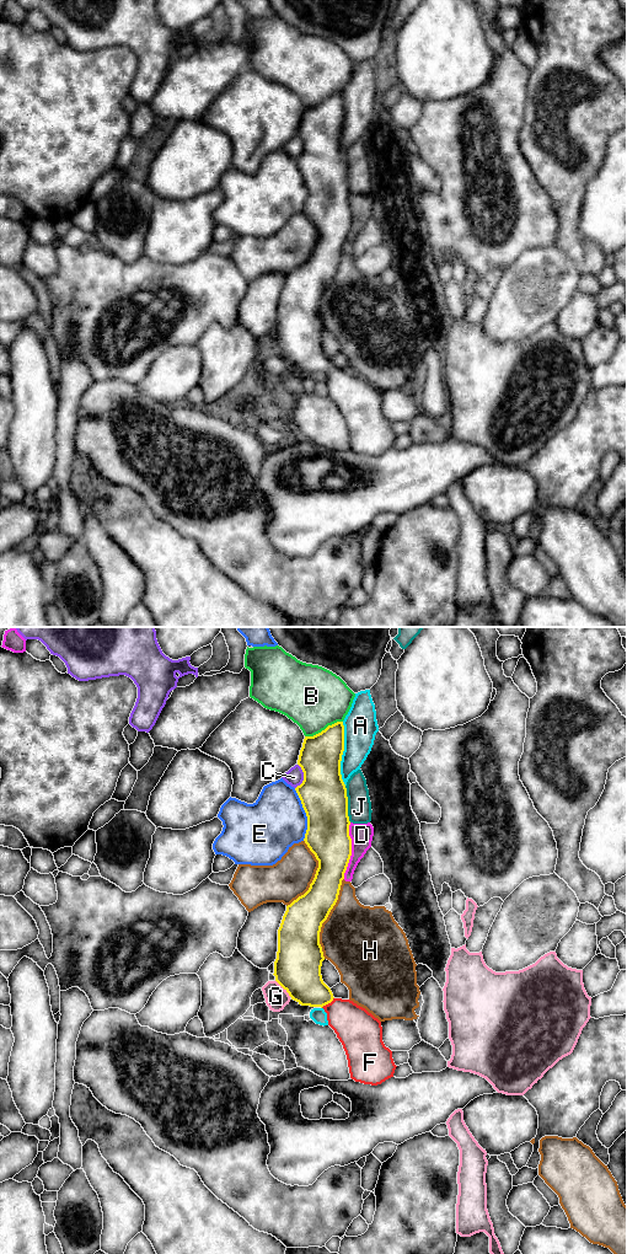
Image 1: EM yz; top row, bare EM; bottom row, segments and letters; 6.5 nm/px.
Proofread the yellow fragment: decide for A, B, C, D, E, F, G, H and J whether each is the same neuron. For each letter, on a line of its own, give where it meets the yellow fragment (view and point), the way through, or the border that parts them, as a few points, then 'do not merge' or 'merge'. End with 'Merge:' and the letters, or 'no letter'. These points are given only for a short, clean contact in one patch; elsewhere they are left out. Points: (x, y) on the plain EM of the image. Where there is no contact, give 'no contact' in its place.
A: yz (342, 124) | do not merge
B: yz (325, 100) | do not merge
C: yz (304, 146) | along yz (298, 134), (303, 143), (303, 151), (295, 159) | do not merge
D: yz (350, 221) | along yz (350, 193), (350, 229), (343, 248) | do not merge
E: yz (306, 185) | do not merge
F: yz (327, 374) | across yz (300, 347), (327, 374), (335, 378), (355, 398) | merge
G: yz (283, 358) | along yz (276, 350), (290, 366) | do not merge
H: yz (326, 289) | do not merge
J: yz (347, 175) | do not merge
Merge: F

